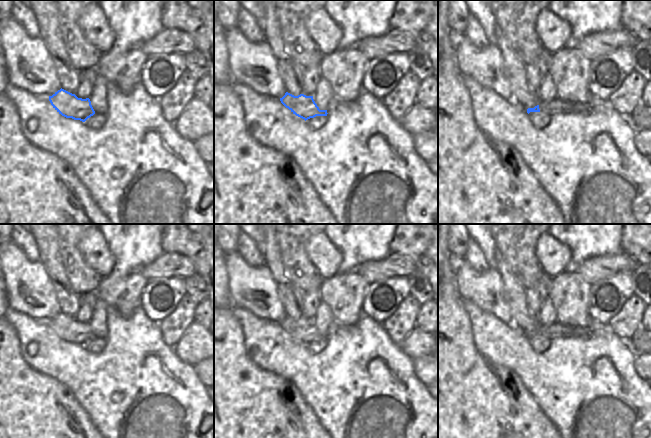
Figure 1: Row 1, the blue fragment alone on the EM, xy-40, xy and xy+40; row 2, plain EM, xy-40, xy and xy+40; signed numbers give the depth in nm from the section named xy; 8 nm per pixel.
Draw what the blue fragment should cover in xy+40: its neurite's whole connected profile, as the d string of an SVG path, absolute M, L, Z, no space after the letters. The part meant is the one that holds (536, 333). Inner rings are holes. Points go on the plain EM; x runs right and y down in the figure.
M558 322L550 326L540 326L534 332L528 332L527 337L543 336L550 340L554 338L582 338L588 340L596 336L610 336L612 329L609 324L592 322L588 326L564 326Z

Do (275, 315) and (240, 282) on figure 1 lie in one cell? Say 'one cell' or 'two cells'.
one cell

